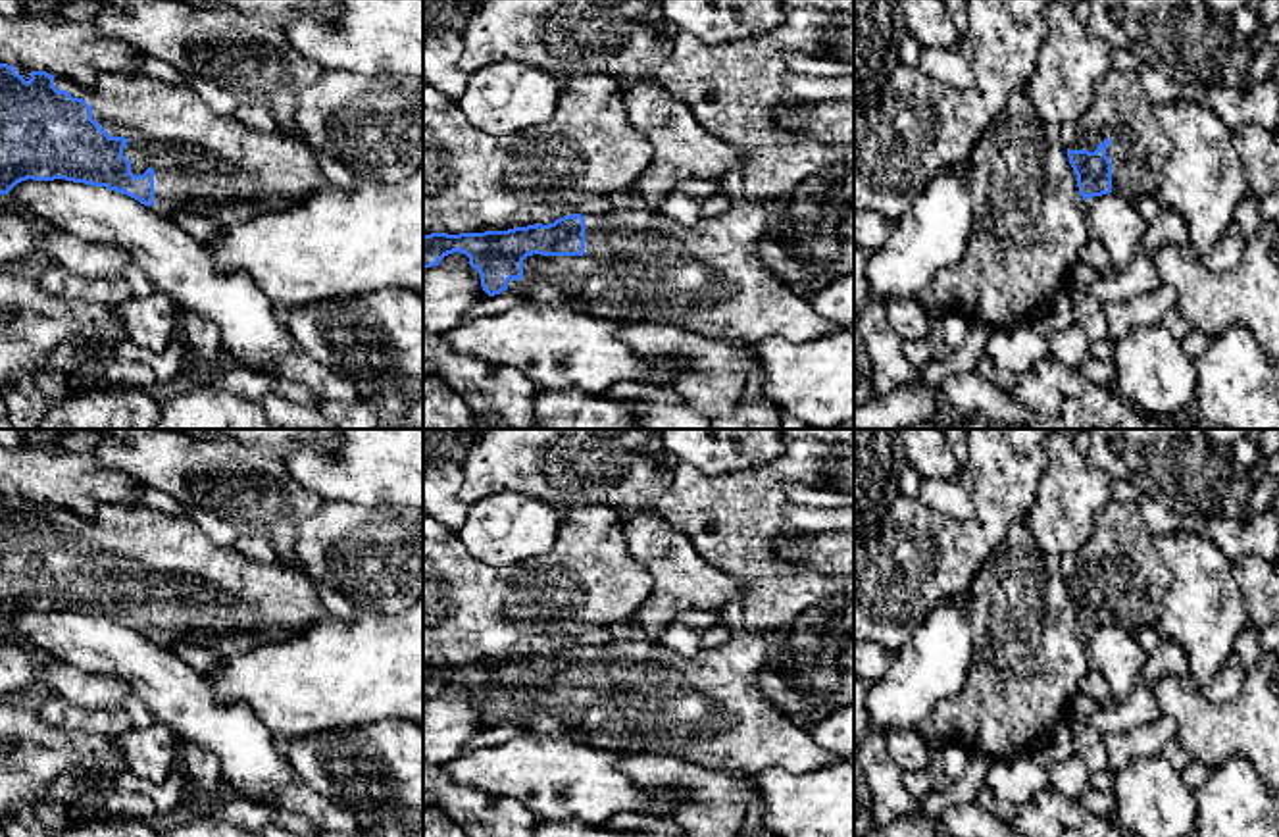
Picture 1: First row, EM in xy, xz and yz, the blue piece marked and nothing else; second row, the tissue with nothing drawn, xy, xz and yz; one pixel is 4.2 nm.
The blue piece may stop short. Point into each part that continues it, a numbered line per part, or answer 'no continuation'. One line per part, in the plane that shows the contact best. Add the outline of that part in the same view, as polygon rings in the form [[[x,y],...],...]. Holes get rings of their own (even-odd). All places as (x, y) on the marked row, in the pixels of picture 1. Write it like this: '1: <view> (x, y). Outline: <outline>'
1: xy (208, 164). Outline: [[[104,73],[92,87],[54,75],[54,87],[83,98],[110,137],[129,140],[123,156],[133,175],[154,169],[150,210],[163,217],[198,214],[227,227],[262,212],[290,208],[327,185],[315,152],[300,137],[262,133],[235,115],[215,114],[188,85],[163,83],[144,73]]]

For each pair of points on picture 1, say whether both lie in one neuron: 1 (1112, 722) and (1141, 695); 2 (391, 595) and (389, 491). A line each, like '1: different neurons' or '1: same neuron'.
1: same neuron
2: different neurons

